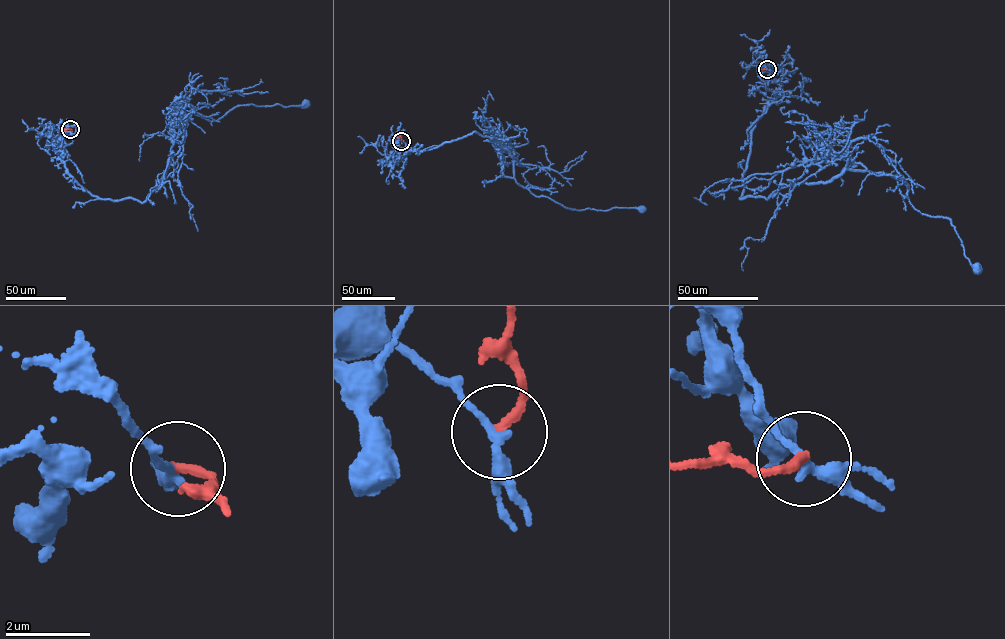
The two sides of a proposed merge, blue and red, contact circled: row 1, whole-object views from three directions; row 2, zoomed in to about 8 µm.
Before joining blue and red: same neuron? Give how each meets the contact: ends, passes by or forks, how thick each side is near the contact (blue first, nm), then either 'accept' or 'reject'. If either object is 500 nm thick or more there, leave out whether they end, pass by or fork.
blue passes by; red ends; calibres 240 and 240 nm; reject

